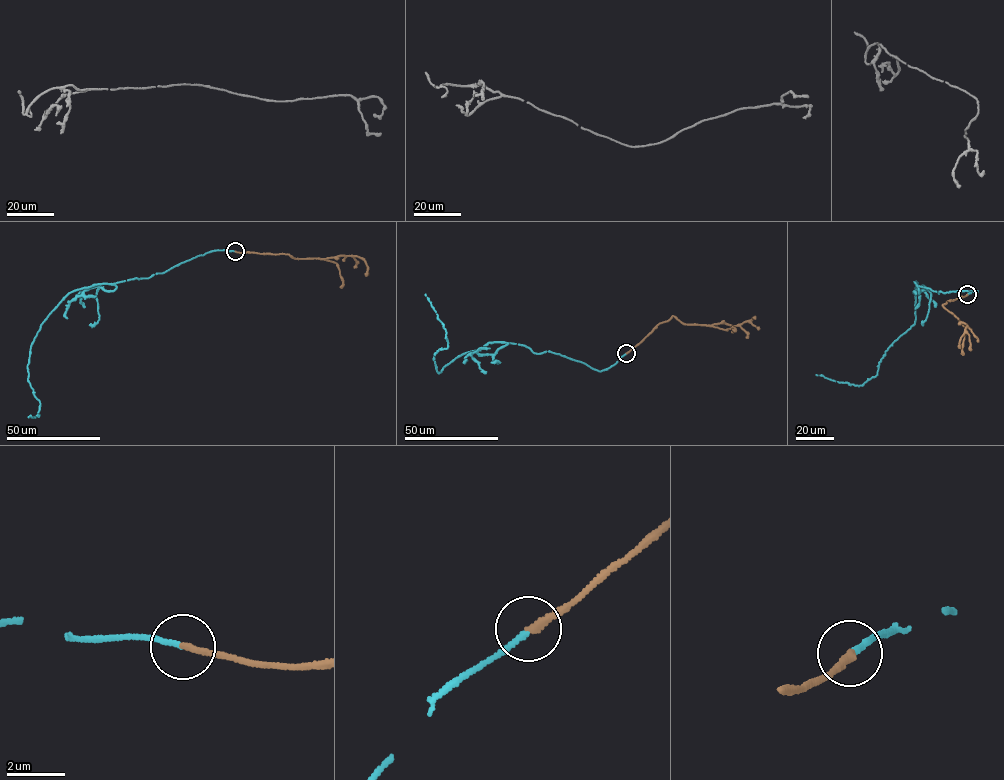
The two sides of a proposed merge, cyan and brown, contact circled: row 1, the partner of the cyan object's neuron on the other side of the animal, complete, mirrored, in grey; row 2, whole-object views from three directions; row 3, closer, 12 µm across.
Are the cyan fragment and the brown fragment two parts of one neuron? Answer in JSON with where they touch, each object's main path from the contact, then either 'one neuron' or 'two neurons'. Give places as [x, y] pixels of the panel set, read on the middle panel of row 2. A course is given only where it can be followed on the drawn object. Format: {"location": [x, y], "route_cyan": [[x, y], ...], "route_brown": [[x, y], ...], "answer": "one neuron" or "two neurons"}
{"location": [626, 353], "route_cyan": [[626, 353], [599, 371], [548, 351], [488, 342], [439, 373], [434, 354], [448, 343], [425, 294]], "route_brown": [[626, 353], [673, 316], [686, 324], [724, 323], [733, 326], [749, 321], [758, 329]], "answer": "one neuron"}

